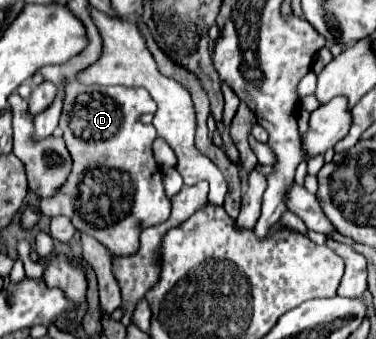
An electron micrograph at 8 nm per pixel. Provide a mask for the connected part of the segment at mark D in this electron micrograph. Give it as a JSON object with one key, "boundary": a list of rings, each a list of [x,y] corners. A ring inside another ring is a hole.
{"boundary":[[[69,62],[41,70],[45,80],[51,80],[57,86],[63,84],[63,90],[65,90],[59,128],[63,130],[63,140],[71,154],[73,168],[71,168],[71,174],[67,176],[67,182],[51,198],[43,198],[39,202],[39,210],[41,214],[49,218],[59,216],[59,214],[67,216],[71,224],[77,228],[77,232],[89,234],[113,254],[127,256],[137,250],[137,236],[141,228],[165,222],[171,214],[171,200],[167,198],[165,188],[163,188],[161,168],[157,166],[153,152],[151,152],[151,144],[157,138],[155,128],[139,122],[141,114],[153,112],[155,102],[145,88],[81,84],[77,80],[79,72],[81,70],[77,68],[77,64],[69,64]]]}

